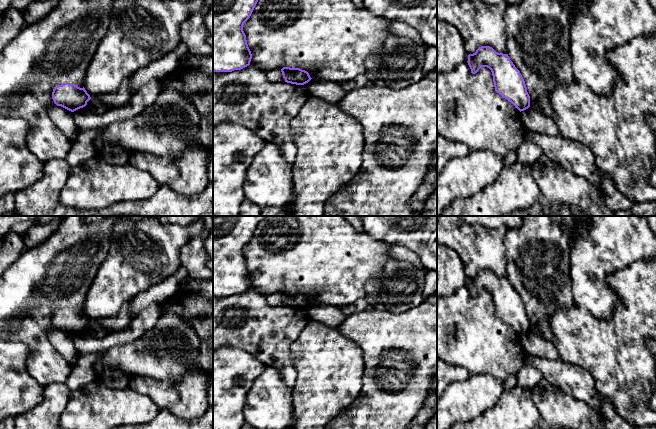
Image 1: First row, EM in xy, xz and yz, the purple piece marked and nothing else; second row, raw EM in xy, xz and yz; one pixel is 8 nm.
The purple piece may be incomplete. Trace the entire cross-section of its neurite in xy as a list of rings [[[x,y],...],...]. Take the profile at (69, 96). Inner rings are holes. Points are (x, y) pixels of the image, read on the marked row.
[[[64,83],[54,87],[52,99],[57,106],[74,112],[85,107],[91,97],[84,87],[80,88],[75,84]]]

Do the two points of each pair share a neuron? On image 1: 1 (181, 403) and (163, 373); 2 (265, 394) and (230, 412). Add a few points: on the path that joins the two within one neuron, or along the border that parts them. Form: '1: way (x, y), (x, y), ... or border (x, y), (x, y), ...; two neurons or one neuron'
1: border (189, 371), (177, 383), (158, 381), (145, 376); two neurons
2: border (253, 383), (246, 397), (243, 418); two neurons

